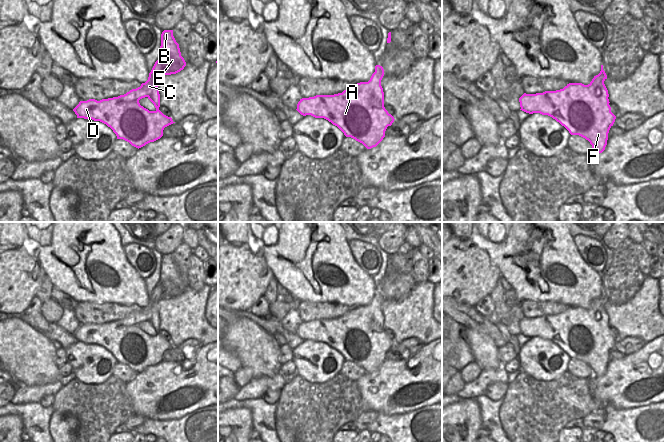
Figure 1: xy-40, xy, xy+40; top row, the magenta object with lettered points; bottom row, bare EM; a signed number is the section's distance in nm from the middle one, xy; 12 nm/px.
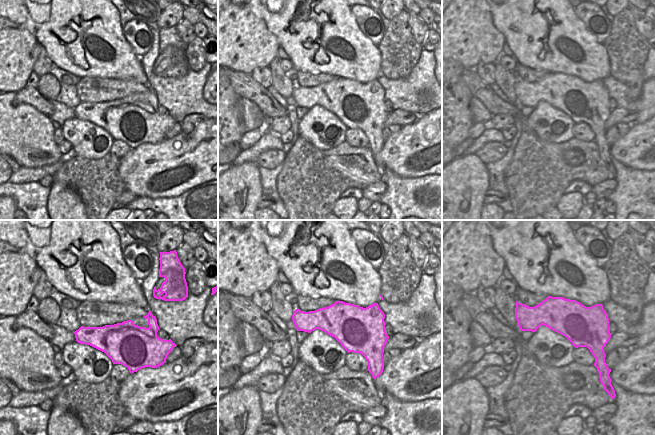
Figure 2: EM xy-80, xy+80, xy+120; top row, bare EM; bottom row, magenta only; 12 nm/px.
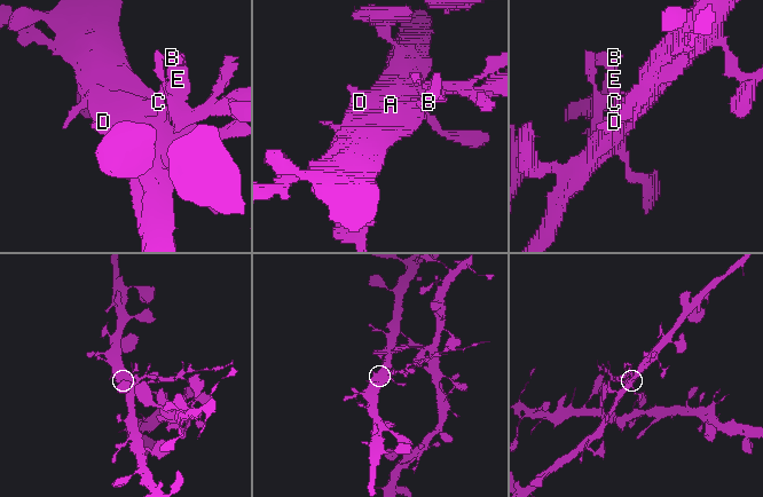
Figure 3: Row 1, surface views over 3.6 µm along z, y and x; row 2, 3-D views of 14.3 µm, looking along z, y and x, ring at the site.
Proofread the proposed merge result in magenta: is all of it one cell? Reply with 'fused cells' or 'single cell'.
fused cells

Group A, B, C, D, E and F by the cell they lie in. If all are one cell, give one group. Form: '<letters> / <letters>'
A C D F / B E

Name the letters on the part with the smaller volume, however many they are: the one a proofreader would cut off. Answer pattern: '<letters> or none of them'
B, E

